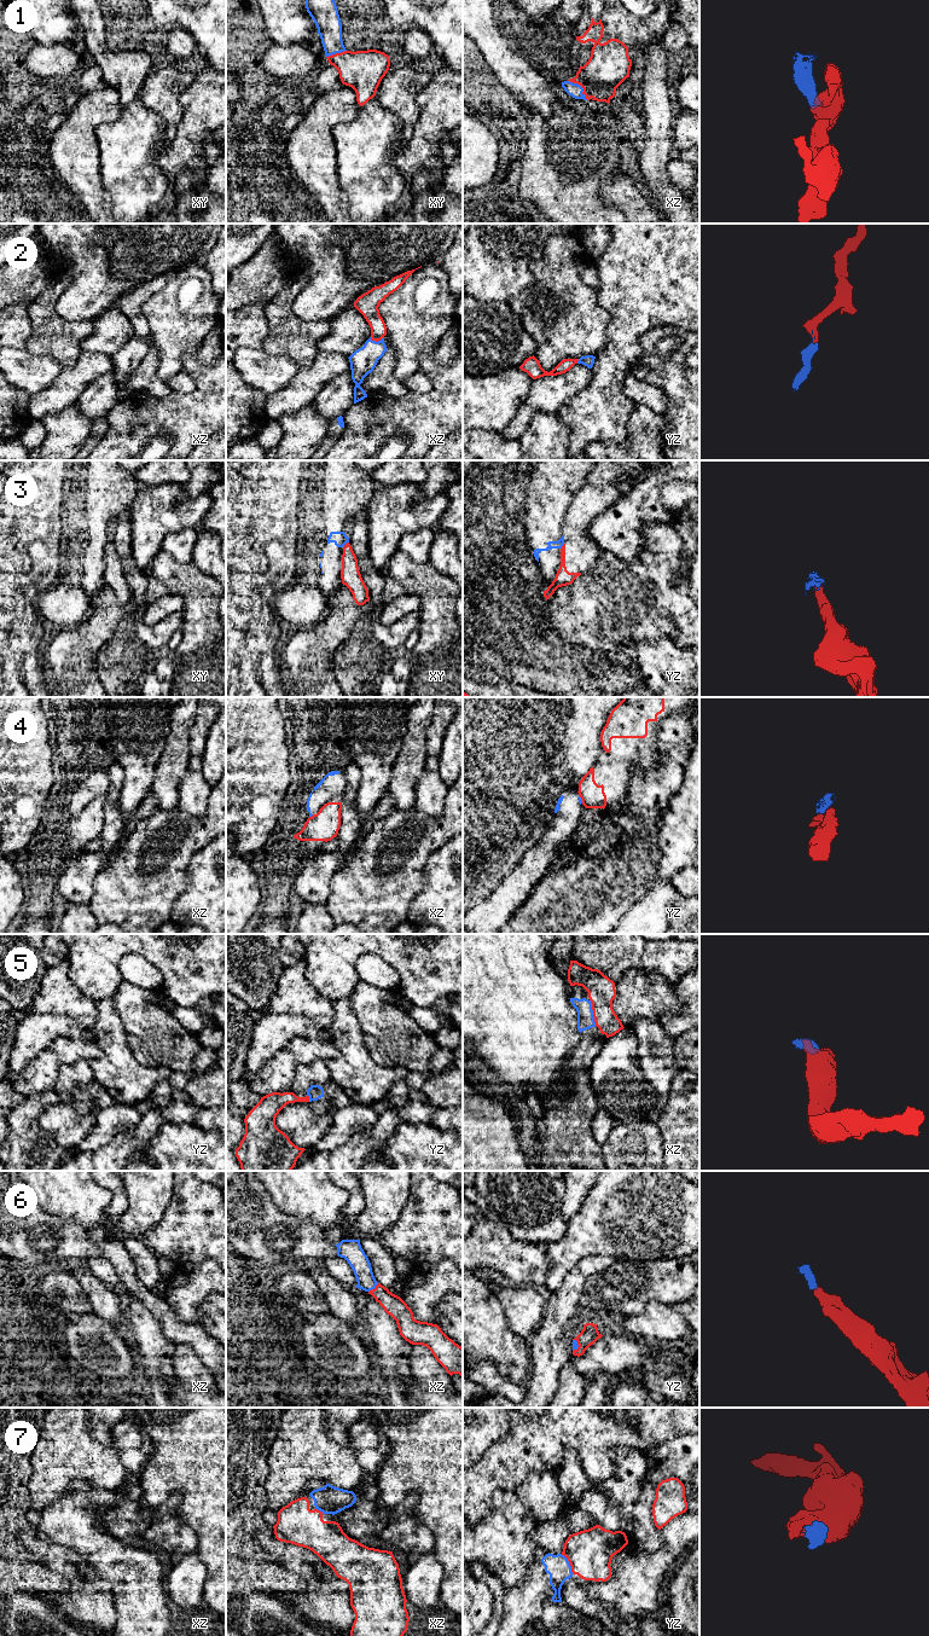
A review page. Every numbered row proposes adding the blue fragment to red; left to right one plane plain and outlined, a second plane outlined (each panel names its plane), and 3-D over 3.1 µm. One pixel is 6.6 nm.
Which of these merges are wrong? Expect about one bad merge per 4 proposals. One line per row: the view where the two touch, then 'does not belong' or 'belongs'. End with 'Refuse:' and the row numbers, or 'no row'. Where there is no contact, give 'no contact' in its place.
1: xz | belongs
2: xz | belongs
3: xy | does not belong
4: xz | does not belong
5: xz | does not belong
6: xz | belongs
7: yz | belongs
Refuse: 3, 4, 5

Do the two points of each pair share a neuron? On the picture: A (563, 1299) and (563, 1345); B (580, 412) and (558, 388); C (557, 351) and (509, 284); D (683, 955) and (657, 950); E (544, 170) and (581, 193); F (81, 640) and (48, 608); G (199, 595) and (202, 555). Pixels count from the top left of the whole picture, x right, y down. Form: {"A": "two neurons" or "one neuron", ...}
{"A": "one neuron", "B": "two neurons", "C": "two neurons", "D": "one neuron", "E": "one neuron", "F": "two neurons", "G": "two neurons"}

